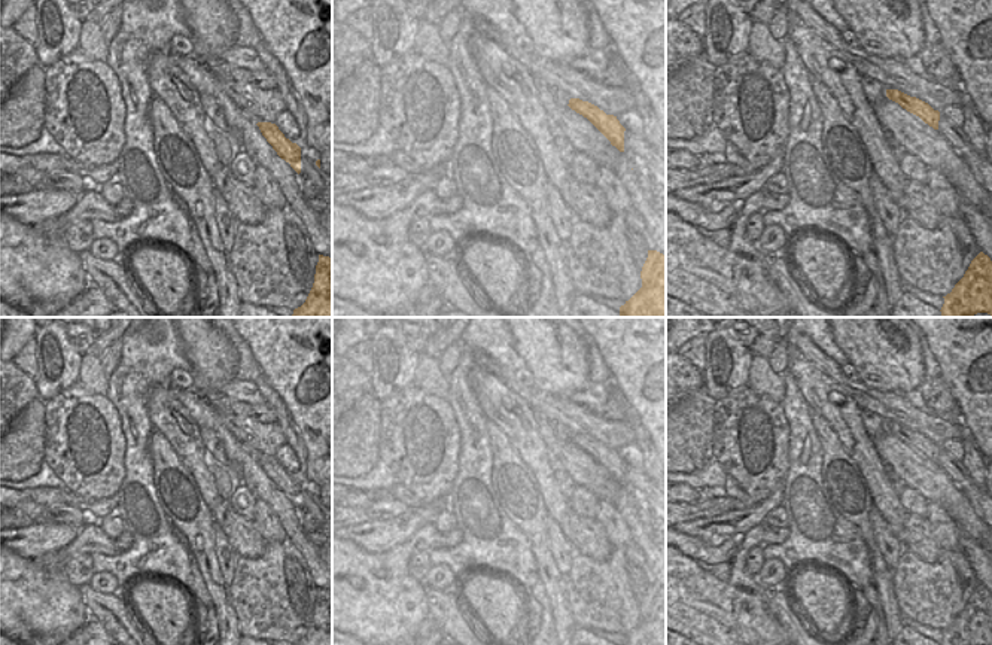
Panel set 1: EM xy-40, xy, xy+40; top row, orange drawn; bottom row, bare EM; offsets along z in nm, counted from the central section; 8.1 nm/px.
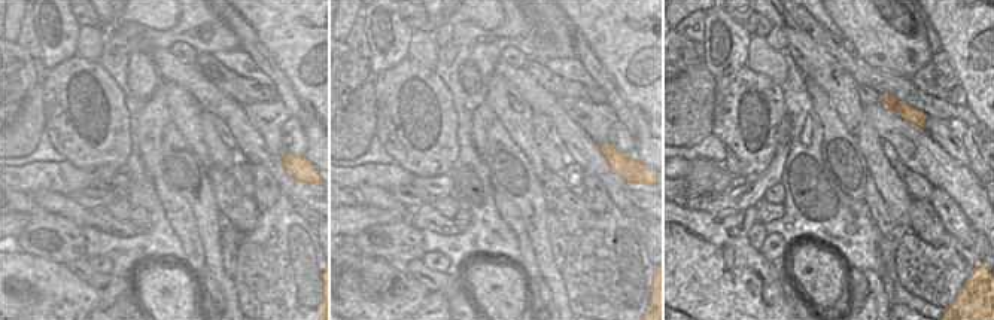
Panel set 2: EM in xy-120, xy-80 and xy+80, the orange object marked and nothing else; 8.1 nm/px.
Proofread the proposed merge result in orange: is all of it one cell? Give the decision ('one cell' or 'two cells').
two cells

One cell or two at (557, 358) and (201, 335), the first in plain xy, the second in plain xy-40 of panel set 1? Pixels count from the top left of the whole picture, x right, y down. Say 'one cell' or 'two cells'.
one cell

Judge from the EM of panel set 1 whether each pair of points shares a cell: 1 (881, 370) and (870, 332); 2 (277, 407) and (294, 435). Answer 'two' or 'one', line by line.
1: one
2: one

